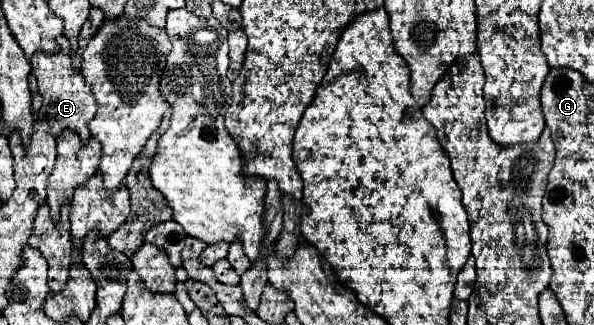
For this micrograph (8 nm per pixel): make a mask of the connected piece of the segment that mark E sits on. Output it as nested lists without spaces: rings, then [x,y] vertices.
[[[61,50],[59,54],[35,54],[35,58],[31,58],[31,68],[33,68],[33,74],[37,76],[39,94],[43,96],[43,106],[37,112],[37,120],[45,122],[51,128],[51,134],[55,136],[55,140],[61,138],[63,130],[73,130],[83,142],[87,142],[89,138],[87,124],[97,112],[97,102],[89,86],[81,78],[81,74],[73,70],[69,50],[67,52]]]

